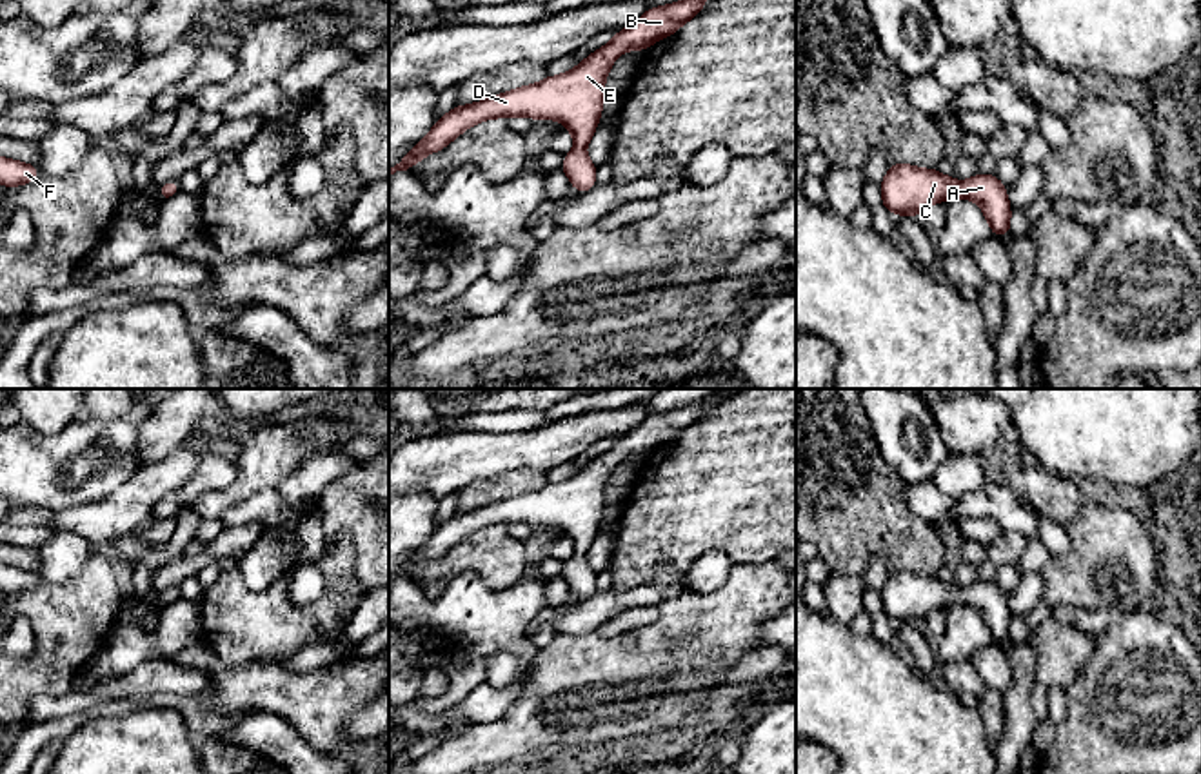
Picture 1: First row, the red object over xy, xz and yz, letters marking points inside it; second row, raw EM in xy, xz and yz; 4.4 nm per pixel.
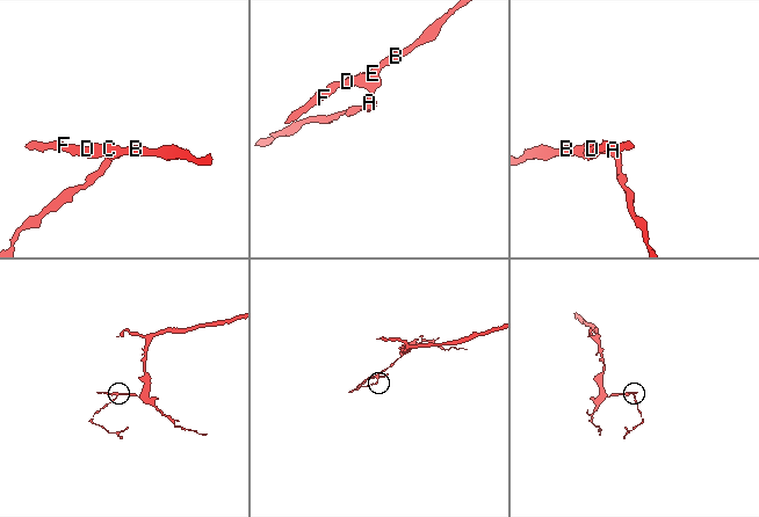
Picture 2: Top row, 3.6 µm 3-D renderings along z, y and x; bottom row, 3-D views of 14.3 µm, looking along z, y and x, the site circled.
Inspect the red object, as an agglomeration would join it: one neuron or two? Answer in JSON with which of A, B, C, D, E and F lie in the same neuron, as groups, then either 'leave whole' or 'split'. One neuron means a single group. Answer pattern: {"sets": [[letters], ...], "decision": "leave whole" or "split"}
{"sets": [["A", "B", "C", "D", "E", "F"]], "decision": "leave whole"}

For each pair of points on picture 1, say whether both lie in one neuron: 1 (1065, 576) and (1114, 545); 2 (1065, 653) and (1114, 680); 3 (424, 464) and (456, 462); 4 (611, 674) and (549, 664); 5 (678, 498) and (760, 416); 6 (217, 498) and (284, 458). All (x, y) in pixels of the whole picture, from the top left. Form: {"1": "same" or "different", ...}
{"1": "same", "2": "different", "3": "same", "4": "same", "5": "same", "6": "same"}

